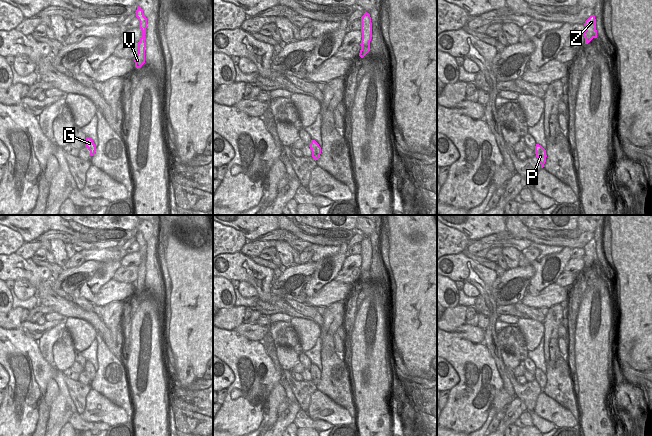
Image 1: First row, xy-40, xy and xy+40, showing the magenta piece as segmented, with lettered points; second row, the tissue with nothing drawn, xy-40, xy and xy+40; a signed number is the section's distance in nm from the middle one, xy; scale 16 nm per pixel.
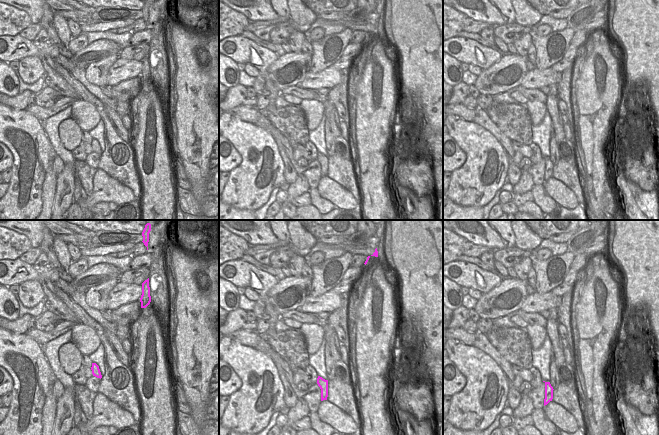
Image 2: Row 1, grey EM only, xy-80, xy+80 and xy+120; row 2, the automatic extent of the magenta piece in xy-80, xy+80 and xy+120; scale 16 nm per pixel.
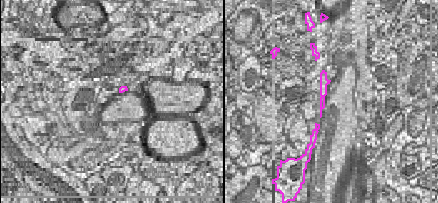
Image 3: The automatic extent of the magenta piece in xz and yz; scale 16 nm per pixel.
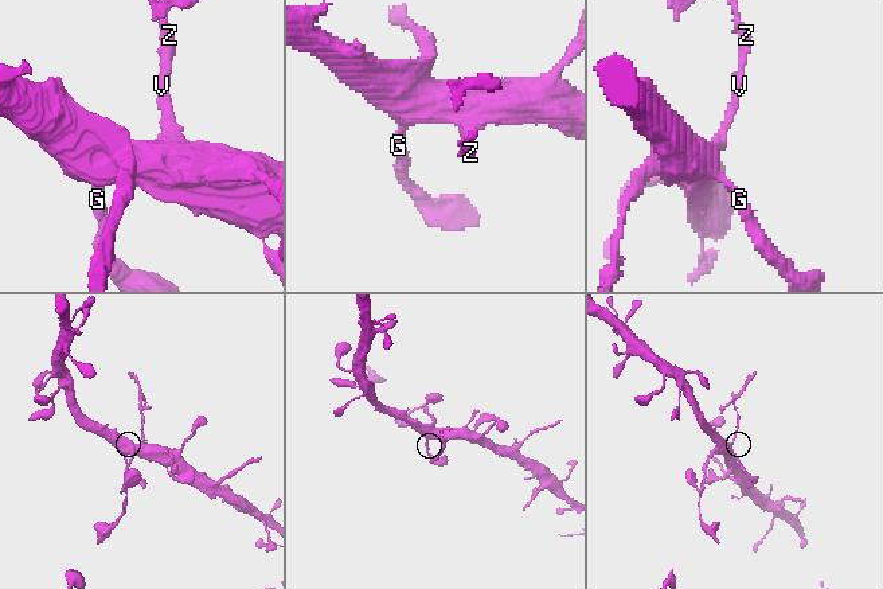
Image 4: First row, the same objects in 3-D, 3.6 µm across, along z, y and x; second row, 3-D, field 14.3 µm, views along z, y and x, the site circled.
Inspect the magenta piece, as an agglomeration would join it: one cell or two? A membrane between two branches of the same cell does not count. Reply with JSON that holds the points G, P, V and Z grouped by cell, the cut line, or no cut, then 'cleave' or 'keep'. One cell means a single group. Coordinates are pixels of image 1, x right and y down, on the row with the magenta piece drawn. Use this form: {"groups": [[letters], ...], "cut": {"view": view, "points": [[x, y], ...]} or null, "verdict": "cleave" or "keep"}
{"groups": [["G", "P", "V"], ["Z"]], "cut": {"view": "xy", "points": [[368, 39], [361, 48]]}, "verdict": "cleave"}

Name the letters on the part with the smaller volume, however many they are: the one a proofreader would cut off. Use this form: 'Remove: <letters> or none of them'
Remove: Z

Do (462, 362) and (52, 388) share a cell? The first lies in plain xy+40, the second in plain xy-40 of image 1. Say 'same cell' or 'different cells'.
different cells

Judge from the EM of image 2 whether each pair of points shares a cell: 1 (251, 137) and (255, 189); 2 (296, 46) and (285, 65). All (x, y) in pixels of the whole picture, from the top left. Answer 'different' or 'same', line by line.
1: same
2: different

